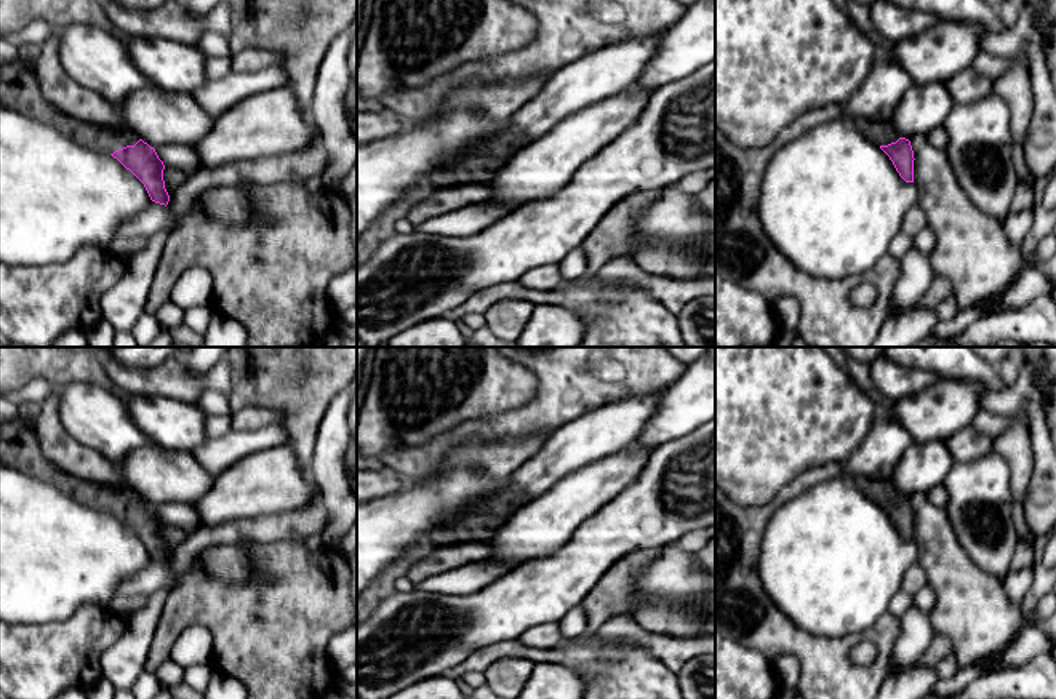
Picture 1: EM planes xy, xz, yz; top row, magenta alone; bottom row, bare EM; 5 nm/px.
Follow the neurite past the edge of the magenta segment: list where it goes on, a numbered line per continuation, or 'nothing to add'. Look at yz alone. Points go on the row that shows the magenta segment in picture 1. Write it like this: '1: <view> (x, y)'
1: yz (882, 133)

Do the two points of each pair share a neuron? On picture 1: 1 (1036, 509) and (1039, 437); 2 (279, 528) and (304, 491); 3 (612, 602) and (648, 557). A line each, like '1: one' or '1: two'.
1: one
2: two
3: one

